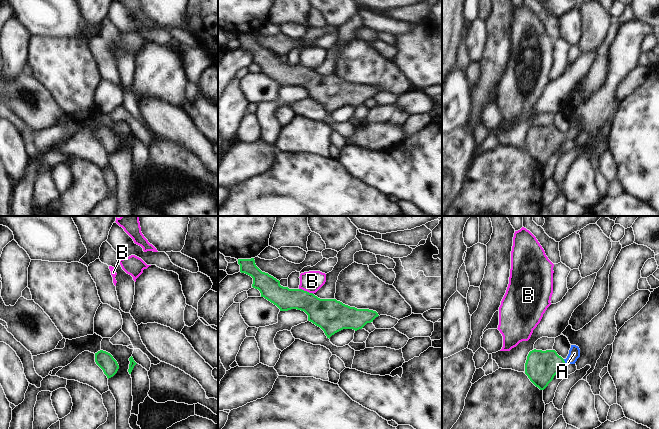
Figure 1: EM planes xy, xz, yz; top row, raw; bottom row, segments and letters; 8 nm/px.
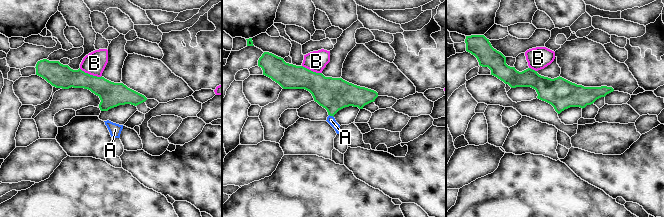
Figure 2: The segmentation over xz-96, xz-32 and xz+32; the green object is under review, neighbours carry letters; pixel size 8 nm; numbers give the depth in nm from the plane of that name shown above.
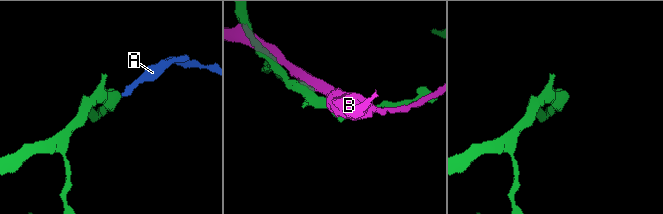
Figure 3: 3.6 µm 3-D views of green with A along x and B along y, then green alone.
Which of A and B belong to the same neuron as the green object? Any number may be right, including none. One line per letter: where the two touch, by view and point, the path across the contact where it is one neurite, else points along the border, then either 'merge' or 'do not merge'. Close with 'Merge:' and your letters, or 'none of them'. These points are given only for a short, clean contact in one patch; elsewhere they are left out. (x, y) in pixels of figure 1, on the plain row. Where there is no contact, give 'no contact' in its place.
A: yz (564, 137) | across yz (541, 142), (564, 137), (574, 129) | merge
B: xz (306, 67) | do not merge
Merge: A

